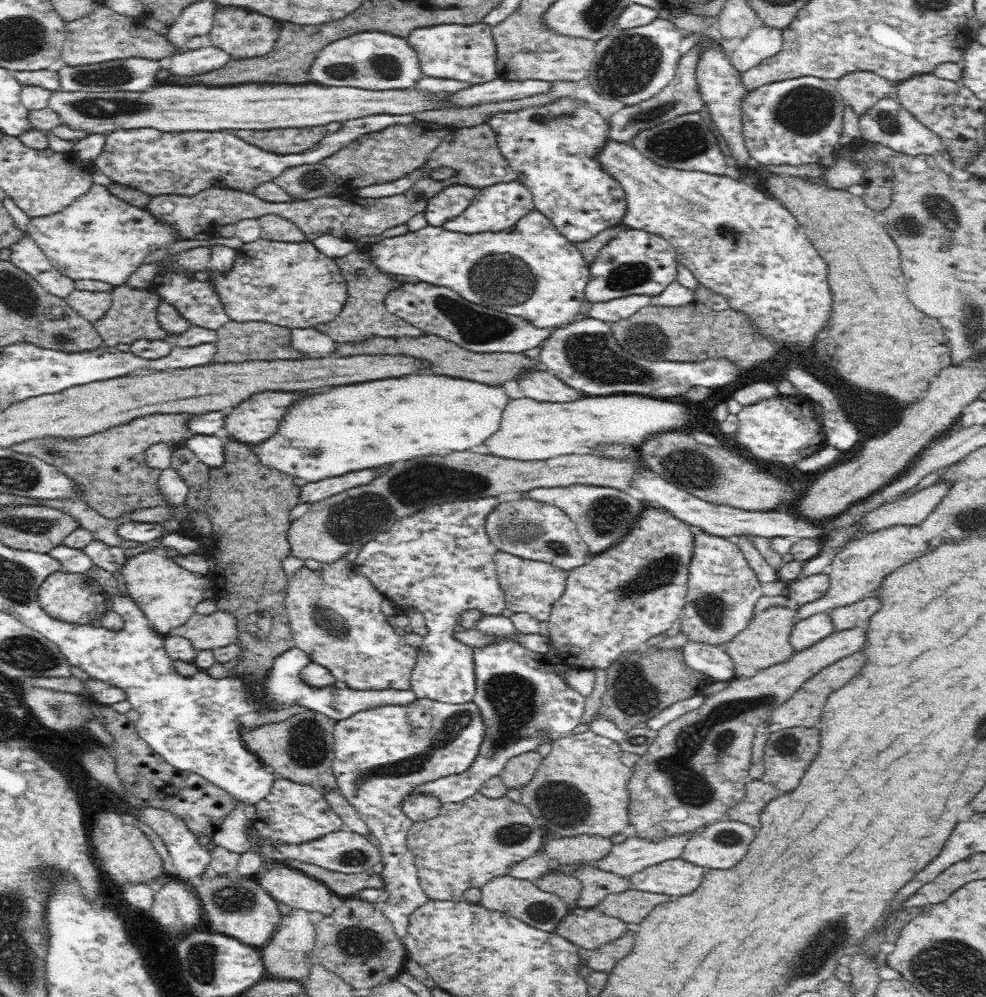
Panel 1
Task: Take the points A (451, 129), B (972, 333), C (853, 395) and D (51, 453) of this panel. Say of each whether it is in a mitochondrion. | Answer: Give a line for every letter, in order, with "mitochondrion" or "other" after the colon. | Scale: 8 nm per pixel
A: other
B: mitochondrion
C: other
D: mitochondrion

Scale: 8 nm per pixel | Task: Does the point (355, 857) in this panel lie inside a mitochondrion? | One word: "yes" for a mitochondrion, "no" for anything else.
yes

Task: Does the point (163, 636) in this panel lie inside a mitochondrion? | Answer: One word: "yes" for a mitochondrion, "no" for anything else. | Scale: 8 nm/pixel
no

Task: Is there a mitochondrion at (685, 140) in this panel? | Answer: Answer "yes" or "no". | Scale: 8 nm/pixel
yes

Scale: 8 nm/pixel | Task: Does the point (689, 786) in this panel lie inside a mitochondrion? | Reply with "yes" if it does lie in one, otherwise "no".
yes

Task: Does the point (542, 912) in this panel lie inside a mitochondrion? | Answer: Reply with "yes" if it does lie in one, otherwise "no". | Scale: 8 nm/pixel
yes

